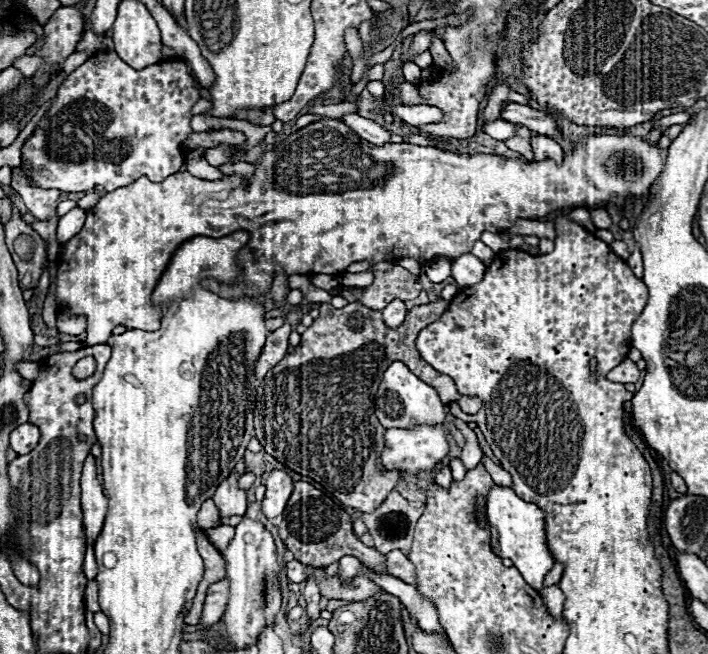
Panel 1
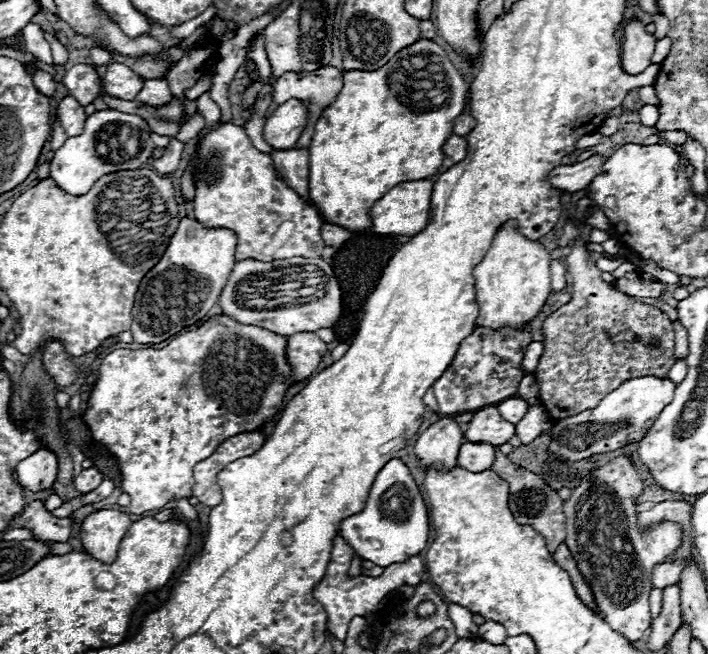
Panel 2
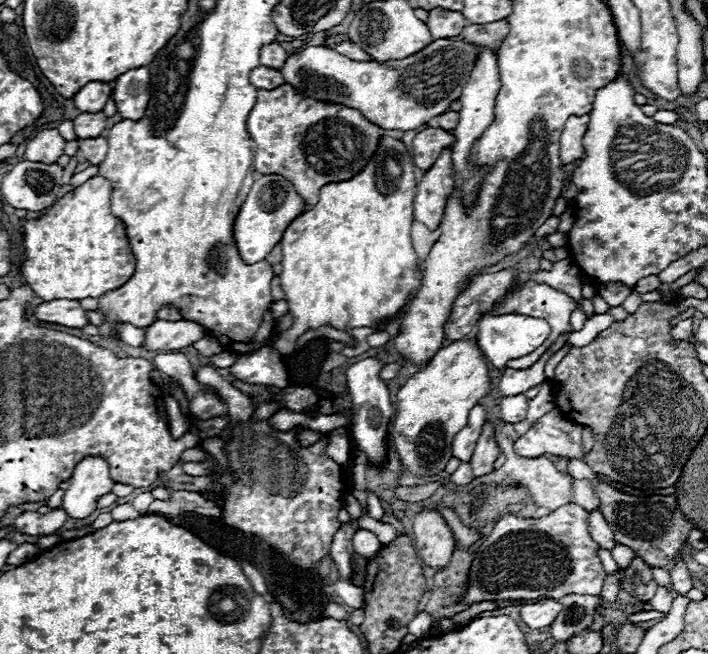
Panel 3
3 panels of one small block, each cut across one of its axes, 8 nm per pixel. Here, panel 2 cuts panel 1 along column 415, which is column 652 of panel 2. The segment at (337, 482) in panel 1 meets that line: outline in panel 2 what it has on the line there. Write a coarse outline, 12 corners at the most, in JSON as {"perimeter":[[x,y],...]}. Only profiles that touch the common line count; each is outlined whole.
{"perimeter":[[590,226],[564,258],[572,300],[542,326],[552,420],[624,380],[666,376],[672,322],[600,278]]}

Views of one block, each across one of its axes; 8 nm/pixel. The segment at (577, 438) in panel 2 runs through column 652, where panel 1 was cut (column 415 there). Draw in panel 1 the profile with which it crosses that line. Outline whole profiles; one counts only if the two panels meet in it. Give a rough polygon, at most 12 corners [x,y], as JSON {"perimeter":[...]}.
{"perimeter":[[392,362],[376,392],[384,428],[442,424],[436,390]]}

